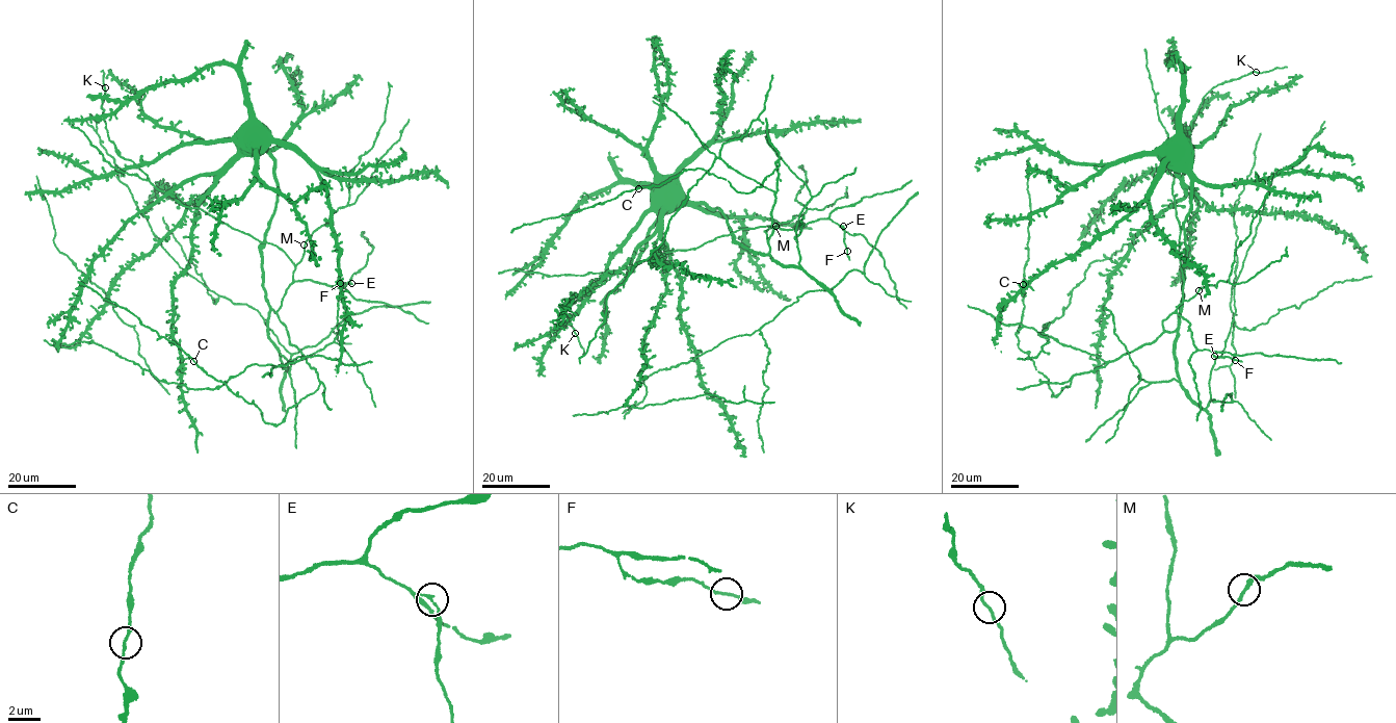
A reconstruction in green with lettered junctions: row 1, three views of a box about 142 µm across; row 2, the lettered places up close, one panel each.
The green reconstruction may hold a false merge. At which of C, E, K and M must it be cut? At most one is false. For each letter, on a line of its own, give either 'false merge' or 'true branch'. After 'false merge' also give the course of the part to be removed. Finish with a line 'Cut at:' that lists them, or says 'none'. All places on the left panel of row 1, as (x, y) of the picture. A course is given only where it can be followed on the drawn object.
C: true branch
E: false merge; course (351, 284), (337, 283)
K: true branch
M: true branch
Cut at: E

